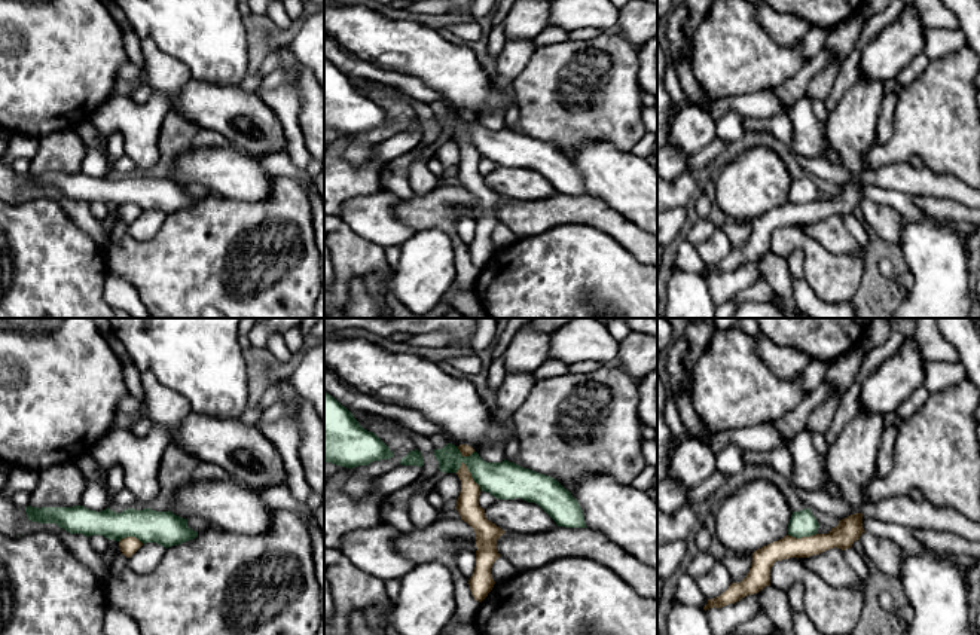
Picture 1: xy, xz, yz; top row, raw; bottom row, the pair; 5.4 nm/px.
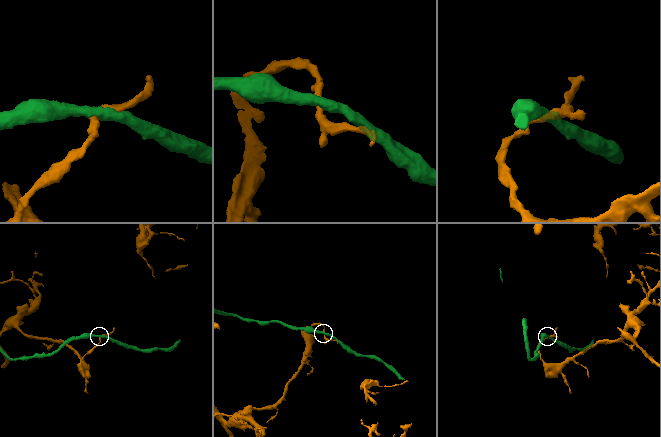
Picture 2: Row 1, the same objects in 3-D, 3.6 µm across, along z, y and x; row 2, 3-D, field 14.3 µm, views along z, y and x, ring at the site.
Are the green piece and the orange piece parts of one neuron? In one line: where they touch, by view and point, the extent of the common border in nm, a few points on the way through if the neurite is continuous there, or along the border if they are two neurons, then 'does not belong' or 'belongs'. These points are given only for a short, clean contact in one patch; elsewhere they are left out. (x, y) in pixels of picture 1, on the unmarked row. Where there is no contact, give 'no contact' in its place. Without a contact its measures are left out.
meets green in xz at (472, 143); contact 190 nm long; border along xz (461, 128), (481, 156); does not belong

